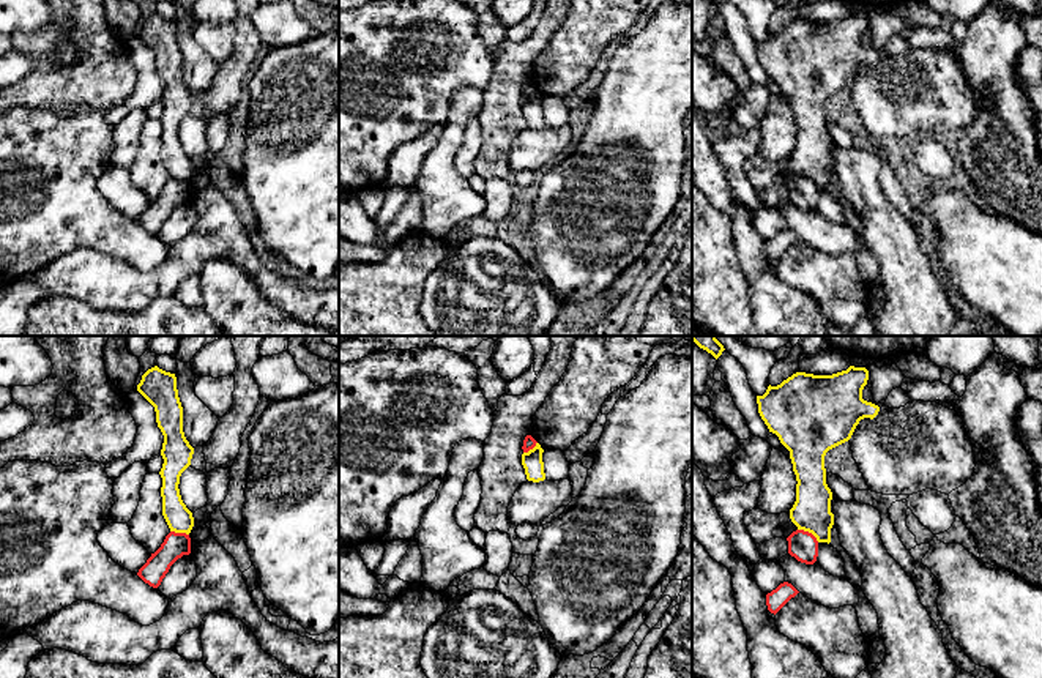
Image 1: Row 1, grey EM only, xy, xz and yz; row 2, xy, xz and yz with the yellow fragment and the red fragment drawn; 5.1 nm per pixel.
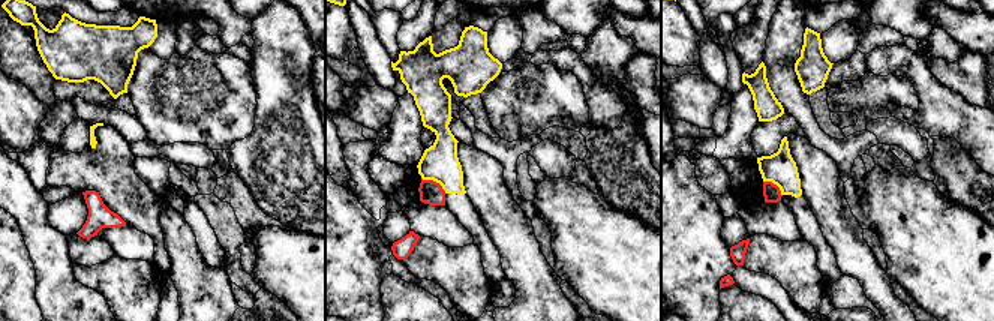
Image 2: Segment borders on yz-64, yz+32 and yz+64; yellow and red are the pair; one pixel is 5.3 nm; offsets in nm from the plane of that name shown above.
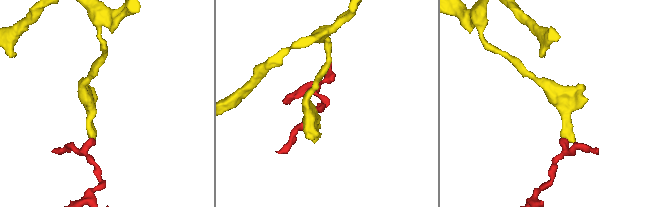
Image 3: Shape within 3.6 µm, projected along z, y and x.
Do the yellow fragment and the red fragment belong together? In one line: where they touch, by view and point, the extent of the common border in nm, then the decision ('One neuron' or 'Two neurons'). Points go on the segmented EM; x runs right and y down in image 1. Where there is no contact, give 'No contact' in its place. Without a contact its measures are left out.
Touches yellow at yz (809, 532). Shared border 130 nm. Two neurons

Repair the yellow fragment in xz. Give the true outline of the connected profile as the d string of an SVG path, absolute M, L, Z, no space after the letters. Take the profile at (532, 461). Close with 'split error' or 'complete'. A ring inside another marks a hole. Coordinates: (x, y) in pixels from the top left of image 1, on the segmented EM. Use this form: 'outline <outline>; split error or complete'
outline M536 443L533 449L522 454L522 465L528 481L539 482L545 479L542 453L544 449Z; complete

